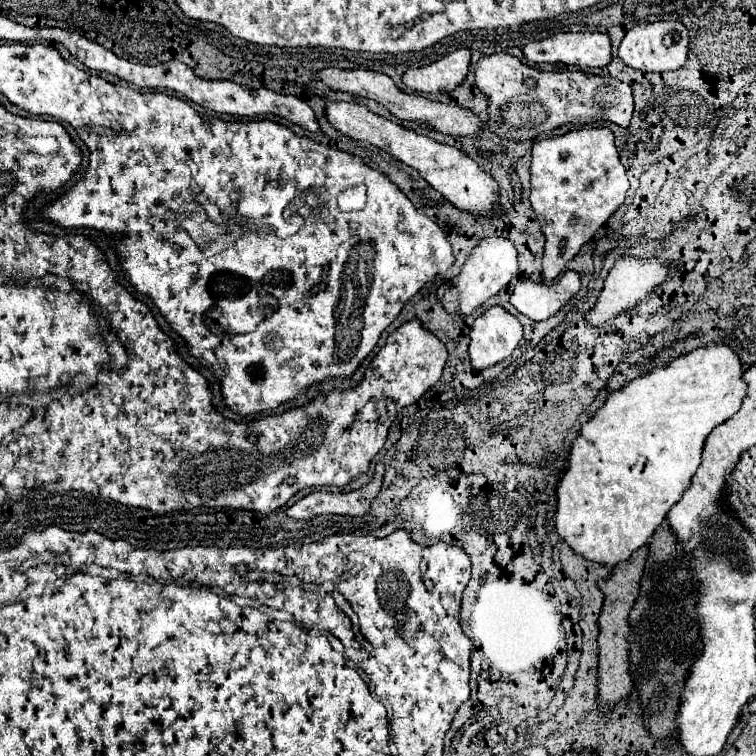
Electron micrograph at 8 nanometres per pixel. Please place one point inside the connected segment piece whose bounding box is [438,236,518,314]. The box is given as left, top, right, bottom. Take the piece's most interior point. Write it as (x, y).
(493, 263)

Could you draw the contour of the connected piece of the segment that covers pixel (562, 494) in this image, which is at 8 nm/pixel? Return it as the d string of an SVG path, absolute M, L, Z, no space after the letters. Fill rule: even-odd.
M708 346L708 348L698 348L694 352L690 352L688 356L680 356L676 360L672 360L670 364L656 368L654 372L640 376L636 380L632 380L630 384L626 384L622 390L616 390L606 404L596 412L596 416L582 426L580 436L574 440L570 456L568 456L568 468L564 478L558 484L556 496L558 496L558 510L556 510L556 532L568 542L568 546L576 552L582 554L586 560L598 562L598 564L610 564L616 566L624 560L628 560L632 556L634 550L638 550L640 546L644 546L648 542L648 538L654 534L654 530L662 524L662 520L666 518L668 510L684 496L684 492L688 490L688 484L692 484L692 476L700 466L700 458L702 458L702 446L706 436L724 420L728 420L734 412L740 410L742 398L746 392L746 384L742 380L742 368L740 368L740 360L738 356L728 348L728 346Z

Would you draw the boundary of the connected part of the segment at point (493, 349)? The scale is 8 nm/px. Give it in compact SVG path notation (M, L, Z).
M490 306L474 320L470 338L472 364L476 370L484 370L514 352L522 340L522 324L502 306Z

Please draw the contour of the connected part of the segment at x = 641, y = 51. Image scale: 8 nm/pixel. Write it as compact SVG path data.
M652 22L652 24L634 26L622 38L618 56L630 68L636 68L642 72L678 70L686 64L686 58L688 58L688 30L680 22Z

